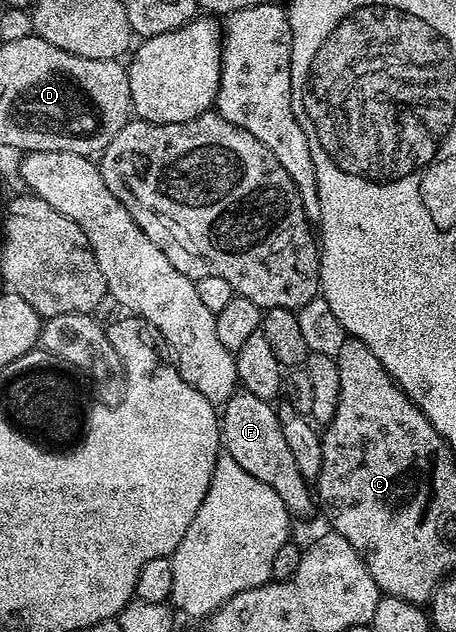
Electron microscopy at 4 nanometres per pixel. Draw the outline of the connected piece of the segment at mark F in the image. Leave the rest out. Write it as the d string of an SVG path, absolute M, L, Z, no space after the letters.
M237 391L230 400L224 402L219 418L223 452L228 453L230 459L240 464L249 475L254 475L254 479L262 479L262 483L266 483L266 487L270 487L270 491L282 499L289 518L308 517L318 509L310 482L304 478L302 471L298 471L294 454L282 436L278 415L269 402Z

